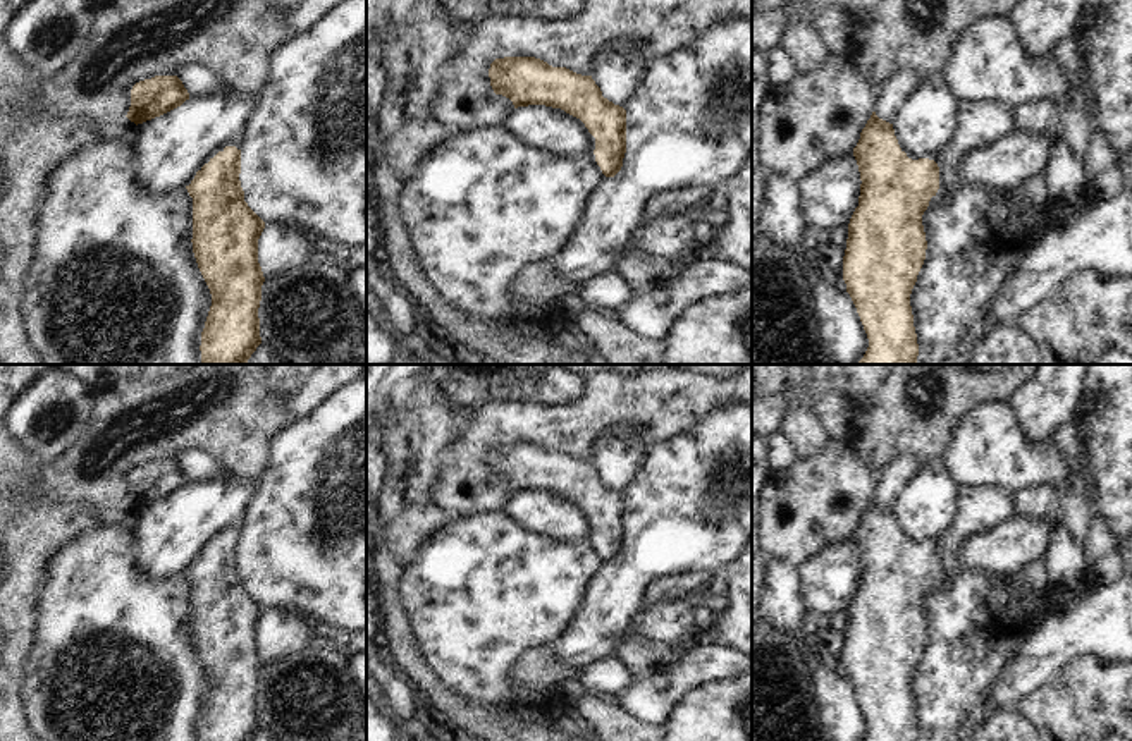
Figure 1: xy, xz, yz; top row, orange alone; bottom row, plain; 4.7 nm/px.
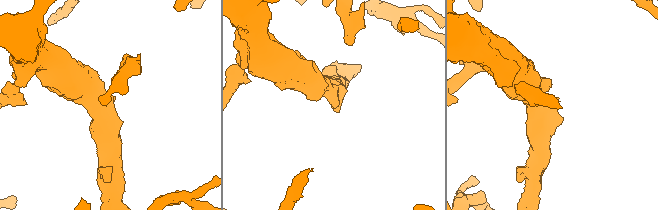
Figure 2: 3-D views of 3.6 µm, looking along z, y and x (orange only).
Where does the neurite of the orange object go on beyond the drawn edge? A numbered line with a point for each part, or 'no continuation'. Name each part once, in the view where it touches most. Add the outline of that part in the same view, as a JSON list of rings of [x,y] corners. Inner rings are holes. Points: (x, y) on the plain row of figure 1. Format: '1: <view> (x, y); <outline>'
1: yz (941, 575); [[[907,538],[907,542],[912,543],[912,545],[919,545],[919,543],[934,545],[934,547],[938,548],[938,552],[939,552],[939,574],[938,574],[936,581],[941,581],[941,579],[946,578],[946,574],[941,571],[941,550],[939,550],[939,547],[938,547],[938,538],[929,538],[929,540],[926,540],[926,542],[914,542],[914,540]]]

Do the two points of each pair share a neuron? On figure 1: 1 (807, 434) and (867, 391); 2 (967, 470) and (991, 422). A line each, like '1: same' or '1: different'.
1: same
2: same

